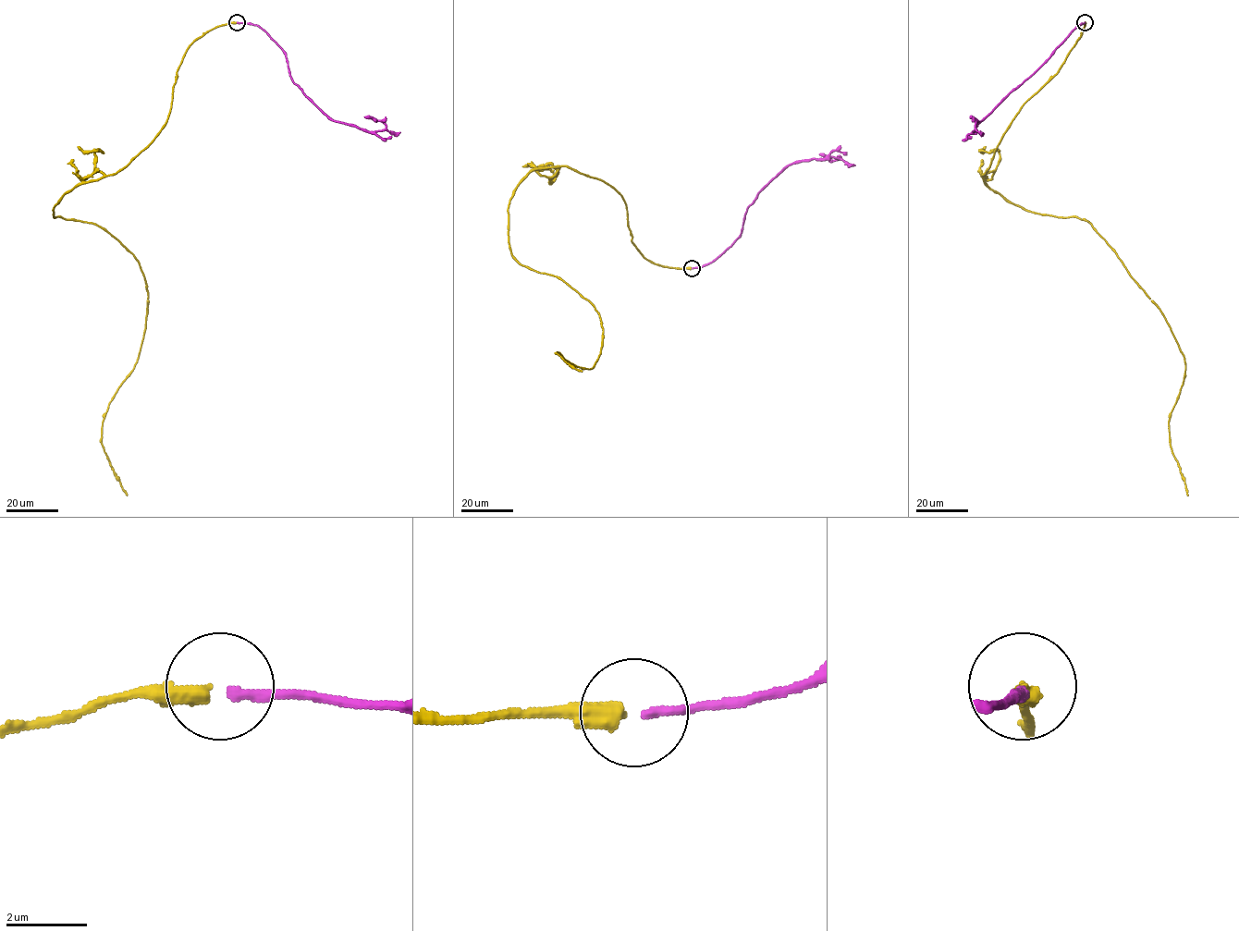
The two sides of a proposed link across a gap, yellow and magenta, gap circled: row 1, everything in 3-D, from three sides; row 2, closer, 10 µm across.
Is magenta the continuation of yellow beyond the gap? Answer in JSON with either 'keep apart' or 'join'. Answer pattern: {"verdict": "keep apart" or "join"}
{"verdict": "join"}

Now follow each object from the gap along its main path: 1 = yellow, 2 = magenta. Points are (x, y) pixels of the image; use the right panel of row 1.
1: (1085, 22), (982, 176), (1031, 212), (1089, 222), (1159, 310), (1185, 362), (1168, 422), (1187, 495)
2: (1085, 22), (976, 125), (975, 131), (976, 120), (970, 116)

